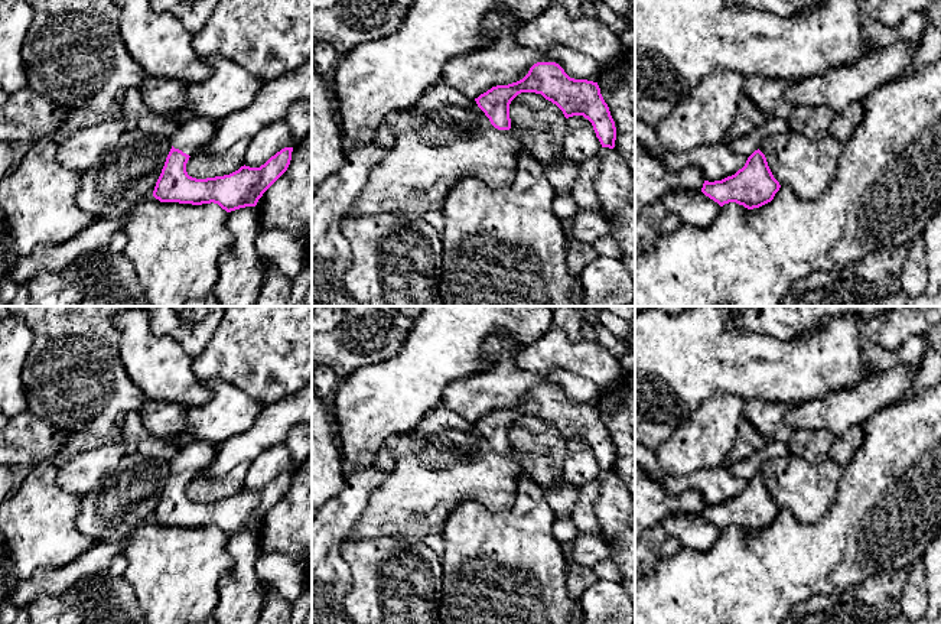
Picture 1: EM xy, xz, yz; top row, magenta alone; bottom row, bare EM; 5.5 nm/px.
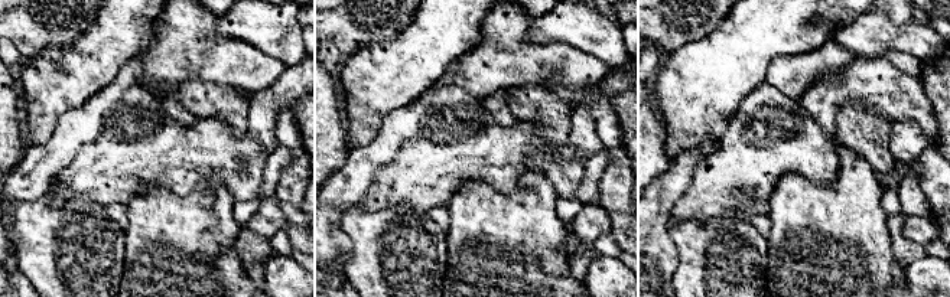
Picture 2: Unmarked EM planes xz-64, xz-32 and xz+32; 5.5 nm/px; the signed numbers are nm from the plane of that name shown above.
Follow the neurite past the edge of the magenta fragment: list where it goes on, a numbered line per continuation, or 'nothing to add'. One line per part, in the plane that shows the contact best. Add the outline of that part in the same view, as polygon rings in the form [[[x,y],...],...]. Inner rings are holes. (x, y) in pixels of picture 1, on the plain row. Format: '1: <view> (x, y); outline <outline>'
1: xy (191, 458); outline [[[193,439],[191,443],[178,448],[176,456],[169,462],[175,472],[192,480],[201,469],[211,465],[216,452],[218,445]]]

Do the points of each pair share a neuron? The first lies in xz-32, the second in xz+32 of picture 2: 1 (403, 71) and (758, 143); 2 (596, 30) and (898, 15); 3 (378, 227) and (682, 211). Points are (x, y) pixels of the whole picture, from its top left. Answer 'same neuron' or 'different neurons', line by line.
1: different neurons
2: different neurons
3: different neurons

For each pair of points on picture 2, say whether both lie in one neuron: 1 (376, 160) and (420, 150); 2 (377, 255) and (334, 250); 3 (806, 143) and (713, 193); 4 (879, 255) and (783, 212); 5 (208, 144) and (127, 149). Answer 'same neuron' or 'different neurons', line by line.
1: different neurons
2: different neurons
3: same neuron
4: same neuron
5: same neuron

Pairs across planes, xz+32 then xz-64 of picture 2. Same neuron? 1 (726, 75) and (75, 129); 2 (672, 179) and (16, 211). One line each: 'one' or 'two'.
1: two
2: two

